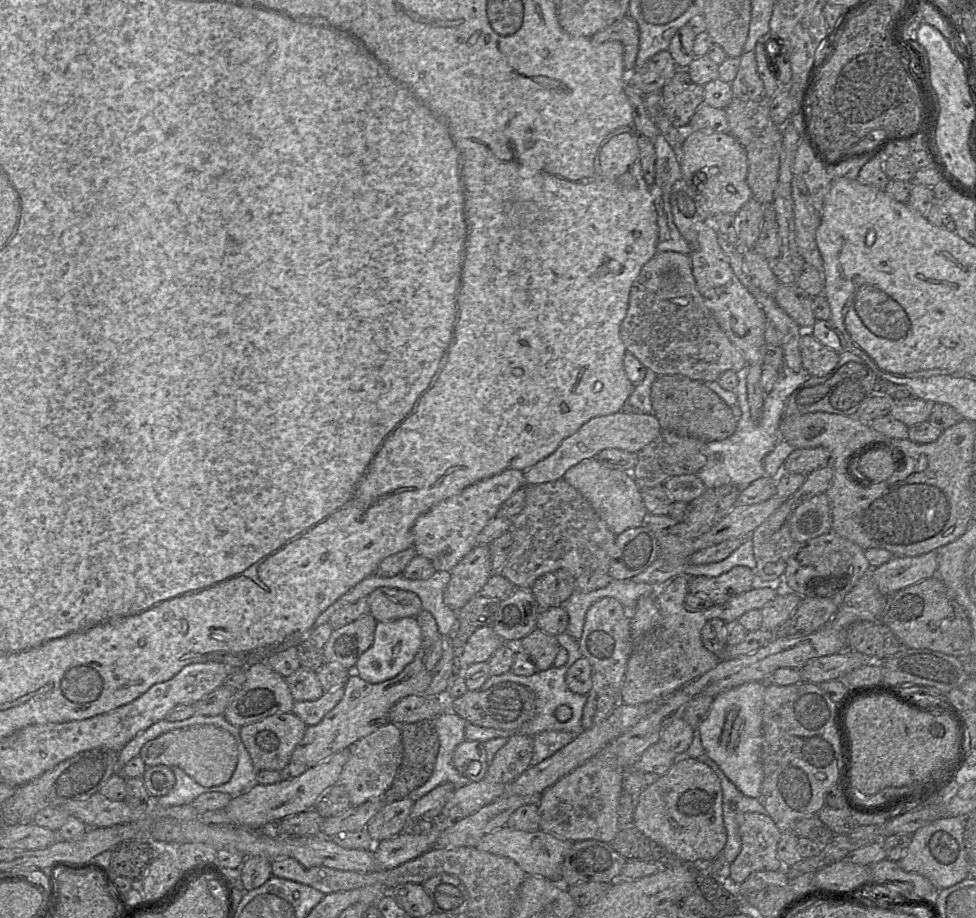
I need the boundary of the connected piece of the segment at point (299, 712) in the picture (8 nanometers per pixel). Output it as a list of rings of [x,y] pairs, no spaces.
[[[340,686],[314,701],[295,701],[292,713],[298,716],[307,726],[318,724],[342,699],[344,687]]]

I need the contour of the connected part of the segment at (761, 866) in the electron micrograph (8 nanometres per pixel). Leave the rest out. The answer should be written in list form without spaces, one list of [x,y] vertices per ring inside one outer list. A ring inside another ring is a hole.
[[[740,813],[737,817],[741,850],[730,863],[729,877],[739,885],[757,871],[777,871],[784,868],[777,855],[782,832],[767,814]]]

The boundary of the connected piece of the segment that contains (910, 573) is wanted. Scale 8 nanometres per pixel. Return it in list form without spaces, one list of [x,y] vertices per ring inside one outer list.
[[[933,550],[918,556],[894,556],[887,563],[872,568],[872,577],[880,592],[889,596],[903,588],[937,575],[937,570],[937,550]]]

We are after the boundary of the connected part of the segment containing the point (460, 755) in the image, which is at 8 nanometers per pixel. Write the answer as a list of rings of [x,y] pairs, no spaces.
[[[472,740],[462,741],[454,750],[453,765],[469,781],[483,780],[489,765],[484,743]]]

